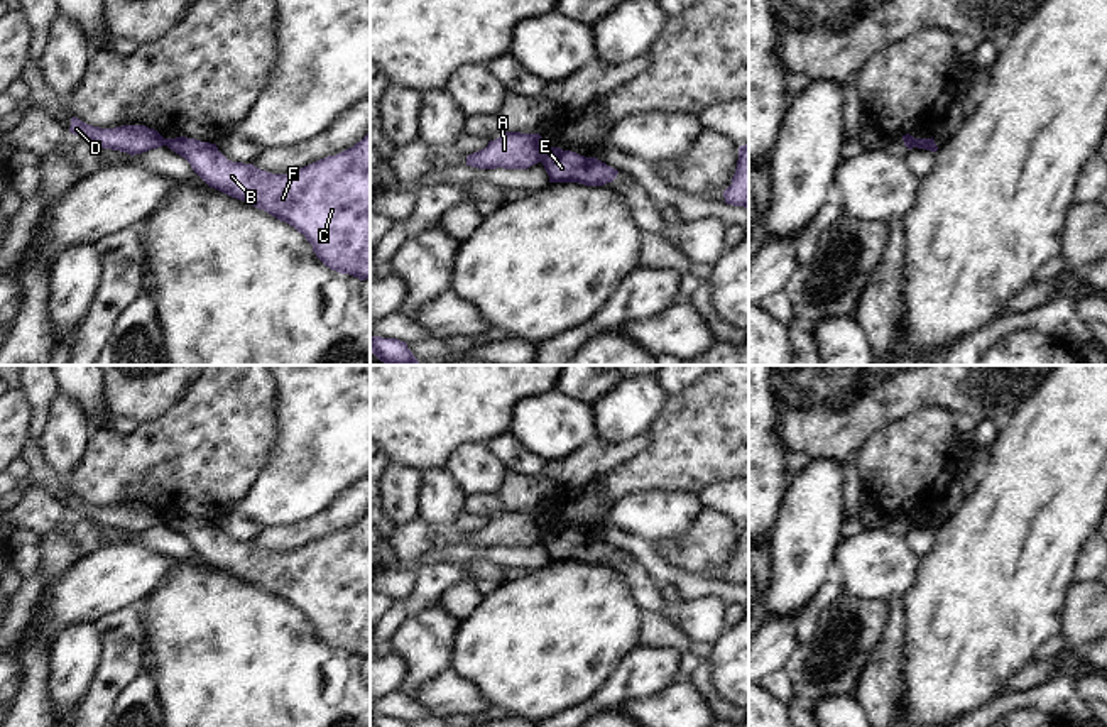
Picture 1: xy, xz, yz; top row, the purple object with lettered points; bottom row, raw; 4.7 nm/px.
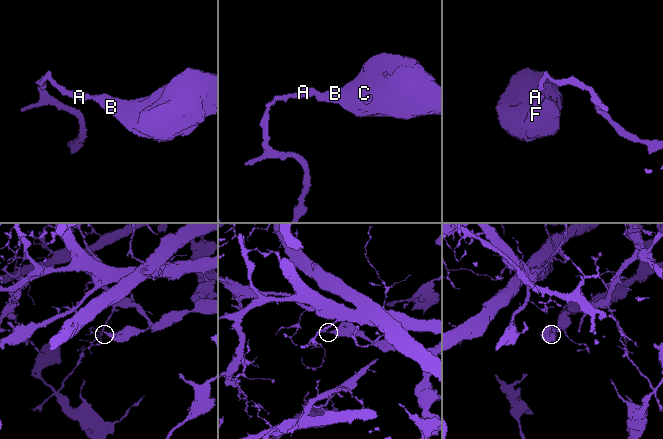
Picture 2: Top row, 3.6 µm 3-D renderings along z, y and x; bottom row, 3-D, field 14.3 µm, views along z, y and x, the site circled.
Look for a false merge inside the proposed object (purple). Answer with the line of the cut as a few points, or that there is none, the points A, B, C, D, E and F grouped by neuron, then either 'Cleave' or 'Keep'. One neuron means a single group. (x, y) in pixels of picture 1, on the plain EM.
Split along xz (551, 526), (539, 540). Groups: A D / B C E F. Cleave.

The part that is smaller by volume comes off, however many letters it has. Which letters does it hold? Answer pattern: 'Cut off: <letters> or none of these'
Cut off: A, D

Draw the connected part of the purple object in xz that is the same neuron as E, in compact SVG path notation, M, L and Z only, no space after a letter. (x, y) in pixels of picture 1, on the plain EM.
M551 526L541 538L549 561L580 561L585 565L603 565L612 561L619 549L598 539L571 529Z

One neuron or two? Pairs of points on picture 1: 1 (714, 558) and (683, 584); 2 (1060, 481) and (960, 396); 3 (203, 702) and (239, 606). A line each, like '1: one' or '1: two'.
1: two
2: two
3: one

